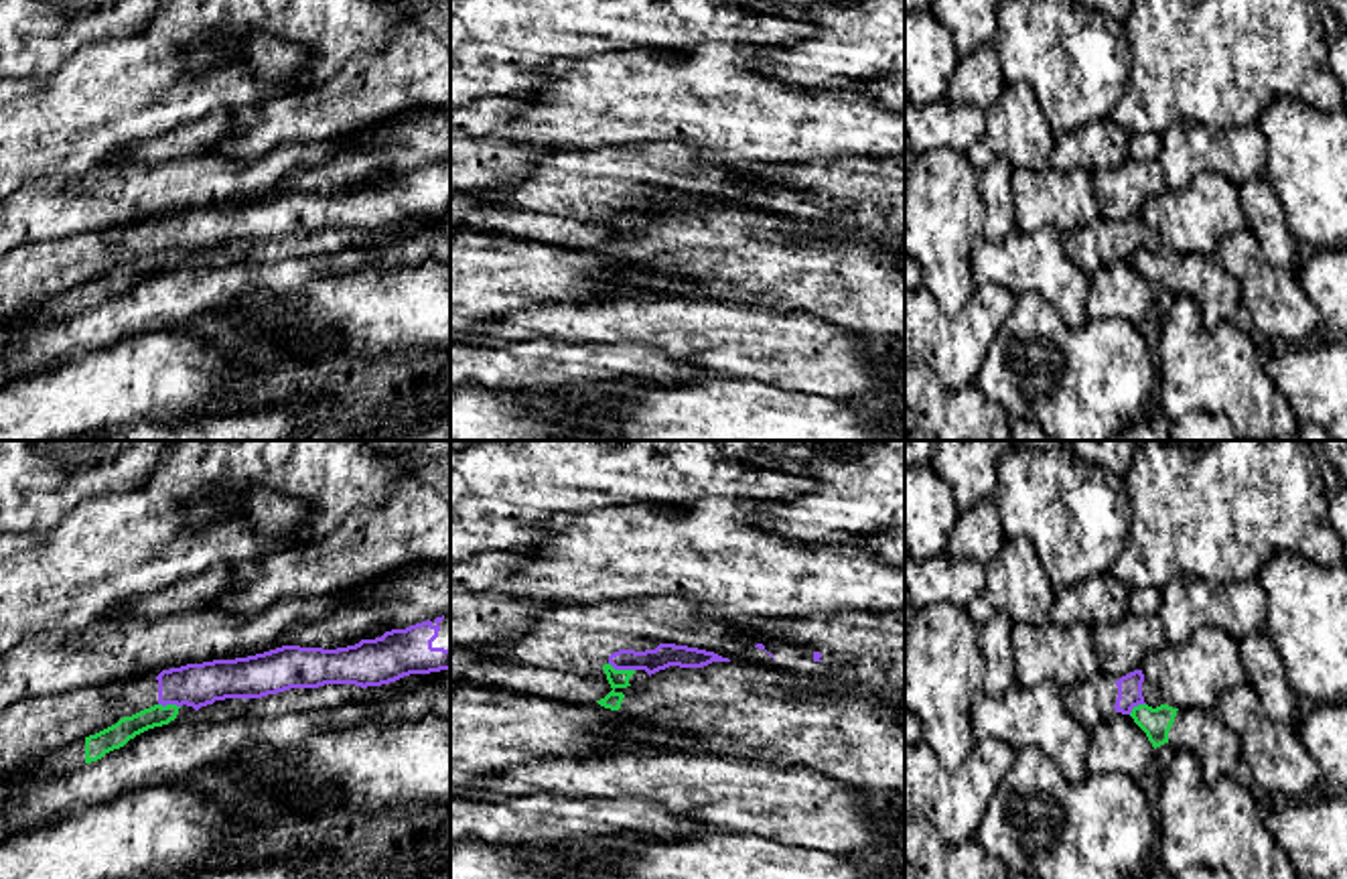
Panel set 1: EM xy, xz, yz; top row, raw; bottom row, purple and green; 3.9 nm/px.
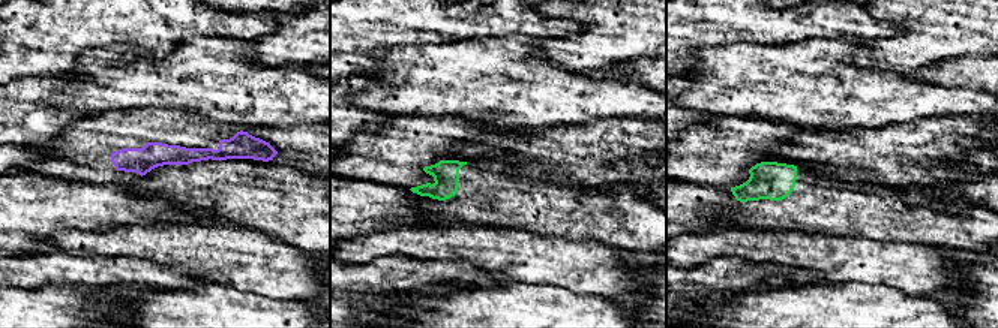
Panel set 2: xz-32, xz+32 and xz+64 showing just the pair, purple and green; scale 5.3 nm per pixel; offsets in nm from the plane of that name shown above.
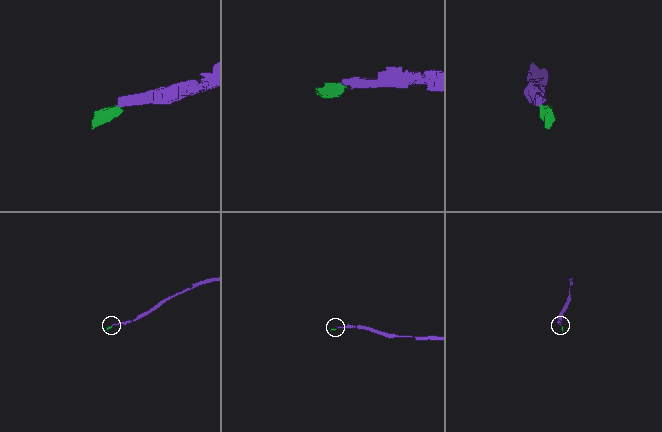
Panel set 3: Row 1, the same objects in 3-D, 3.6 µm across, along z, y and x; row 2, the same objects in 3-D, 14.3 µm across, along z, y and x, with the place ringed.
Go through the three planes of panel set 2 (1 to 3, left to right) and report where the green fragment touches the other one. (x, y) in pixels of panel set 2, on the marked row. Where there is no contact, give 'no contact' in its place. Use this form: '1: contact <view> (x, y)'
1: no contact
2: no contact
3: no contact

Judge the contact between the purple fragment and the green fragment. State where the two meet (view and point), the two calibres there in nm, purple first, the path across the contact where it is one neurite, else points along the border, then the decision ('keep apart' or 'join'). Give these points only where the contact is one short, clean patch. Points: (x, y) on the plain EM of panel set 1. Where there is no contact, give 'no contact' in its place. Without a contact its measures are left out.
contact xz (621, 214); calibres 100 and 80 nm; border xz (609, 208), (615, 214), (633, 216); keep apart

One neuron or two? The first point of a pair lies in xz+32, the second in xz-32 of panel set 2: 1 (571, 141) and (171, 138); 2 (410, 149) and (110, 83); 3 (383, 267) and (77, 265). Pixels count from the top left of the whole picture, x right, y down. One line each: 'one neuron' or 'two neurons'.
1: two neurons
2: two neurons
3: one neuron

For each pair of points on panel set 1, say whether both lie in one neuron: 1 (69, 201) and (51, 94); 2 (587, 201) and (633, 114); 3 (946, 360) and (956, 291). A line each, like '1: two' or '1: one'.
1: two
2: two
3: two

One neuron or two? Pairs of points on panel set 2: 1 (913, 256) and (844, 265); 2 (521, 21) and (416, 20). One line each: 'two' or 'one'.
1: one
2: one

